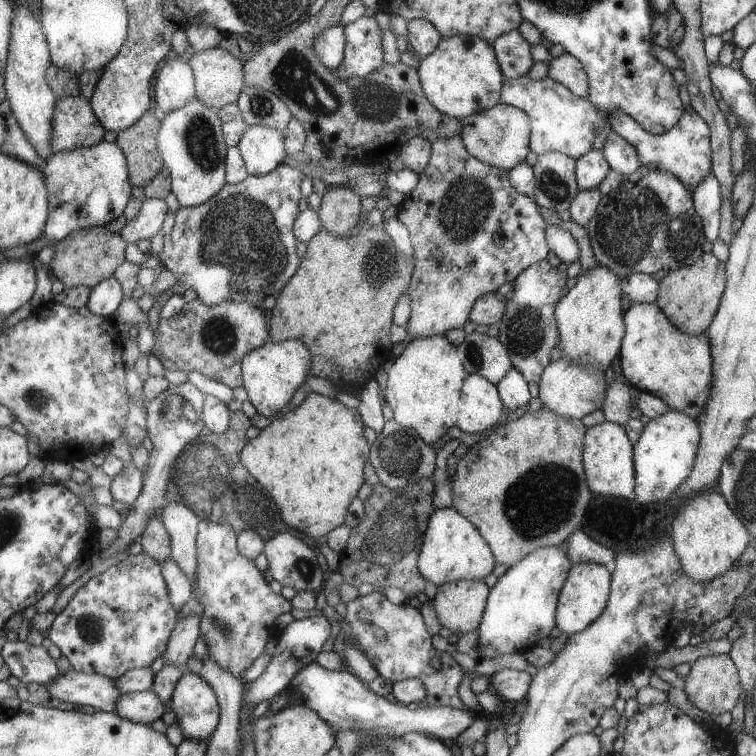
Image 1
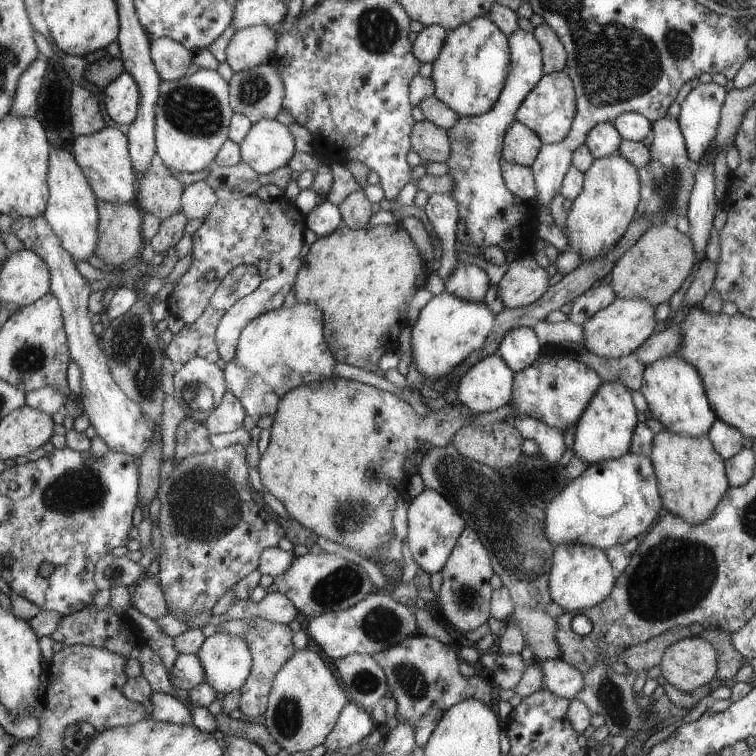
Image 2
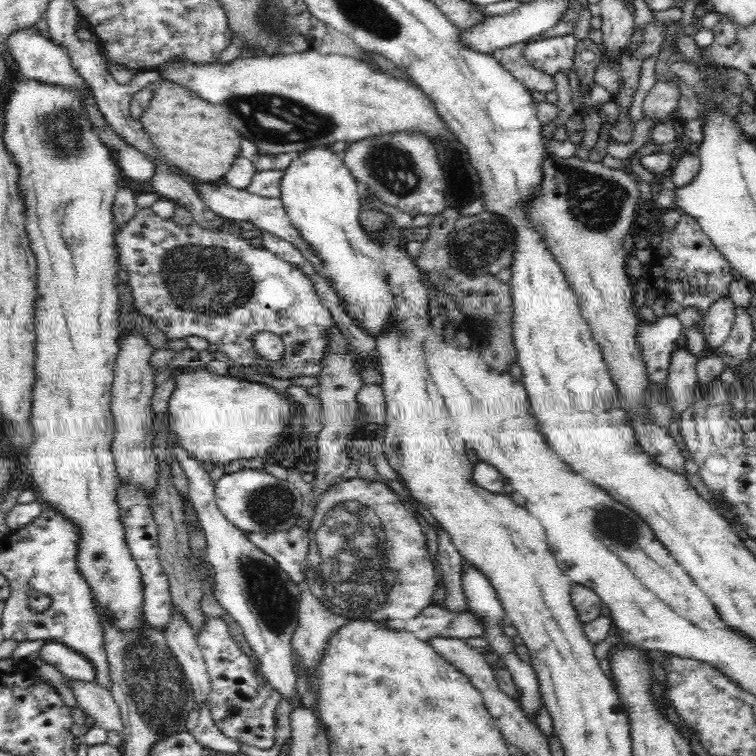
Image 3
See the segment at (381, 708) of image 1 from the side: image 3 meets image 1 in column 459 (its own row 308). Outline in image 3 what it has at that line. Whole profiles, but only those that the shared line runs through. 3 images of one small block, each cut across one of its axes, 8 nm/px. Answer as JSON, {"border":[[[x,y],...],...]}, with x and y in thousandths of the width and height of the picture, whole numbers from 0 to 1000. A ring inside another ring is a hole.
{"border":[[[963,393],[943,399],[929,418],[926,437],[935,459],[950,460],[966,442],[971,426],[971,398]]]}

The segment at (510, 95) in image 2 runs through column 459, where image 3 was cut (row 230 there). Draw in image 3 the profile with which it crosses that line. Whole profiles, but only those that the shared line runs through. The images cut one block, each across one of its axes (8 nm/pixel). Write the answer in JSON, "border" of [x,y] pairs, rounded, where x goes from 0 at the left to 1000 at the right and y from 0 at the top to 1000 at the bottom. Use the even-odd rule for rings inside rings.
{"border":[[[198,274],[183,275],[180,286],[172,288],[167,296],[161,296],[152,307],[152,329],[156,340],[156,357],[169,361],[172,370],[168,376],[175,382],[175,392],[177,393],[177,405],[185,415],[198,419],[200,425],[218,442],[221,450],[238,450],[247,444],[263,444],[271,447],[276,455],[286,455],[291,466],[296,466],[307,479],[325,484],[331,489],[341,489],[341,492],[361,492],[373,500],[394,500],[394,497],[413,497],[413,500],[422,500],[423,489],[426,489],[427,475],[431,472],[434,462],[434,437],[443,431],[439,425],[438,413],[434,406],[426,405],[421,390],[415,385],[415,378],[411,370],[403,364],[396,353],[386,348],[378,347],[373,341],[368,341],[357,329],[352,331],[347,327],[336,327],[328,320],[328,311],[323,310],[317,302],[316,294],[310,291],[300,291],[294,288],[294,299],[288,304],[272,304],[262,299],[258,294],[238,302],[226,288],[214,290]],[[341,438],[354,438],[366,442],[374,450],[377,463],[374,474],[369,478],[354,478],[340,468],[339,462],[333,454],[335,442]]]}

